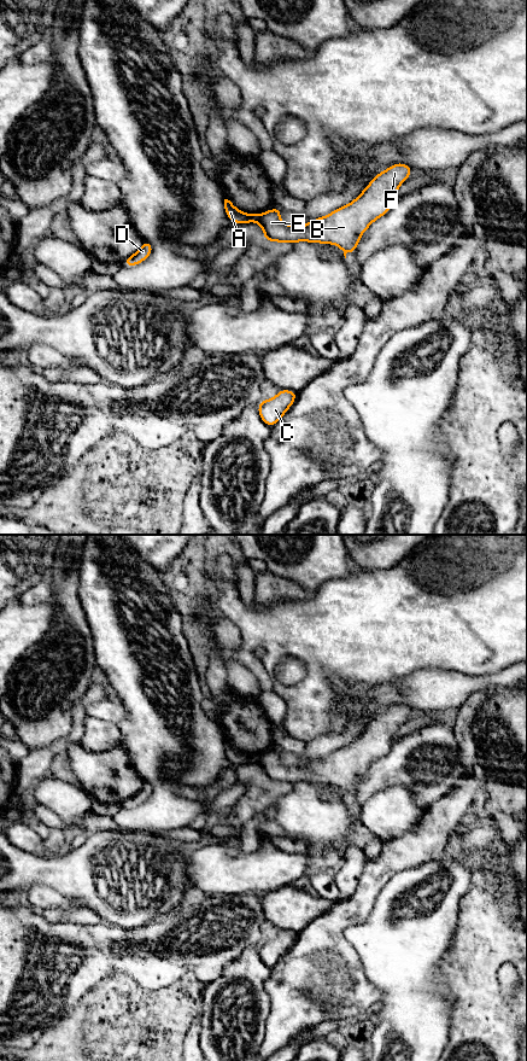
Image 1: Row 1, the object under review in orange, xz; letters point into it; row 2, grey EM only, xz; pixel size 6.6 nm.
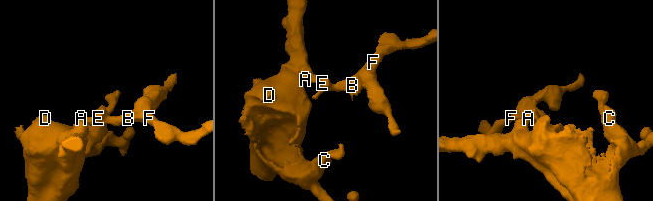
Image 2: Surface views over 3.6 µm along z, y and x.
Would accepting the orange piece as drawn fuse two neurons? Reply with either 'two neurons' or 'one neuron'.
two neurons

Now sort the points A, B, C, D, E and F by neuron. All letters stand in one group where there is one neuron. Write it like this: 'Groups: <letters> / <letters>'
Groups: A C D / B E F

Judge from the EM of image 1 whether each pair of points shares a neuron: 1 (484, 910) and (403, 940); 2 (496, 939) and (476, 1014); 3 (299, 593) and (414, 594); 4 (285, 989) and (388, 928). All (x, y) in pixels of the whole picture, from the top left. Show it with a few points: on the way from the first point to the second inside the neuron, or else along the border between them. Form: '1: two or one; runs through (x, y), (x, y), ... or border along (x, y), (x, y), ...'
1: two; border along (467, 893), (461, 898), (458, 919), (452, 933)
2: one; runs through (478, 957), (476, 996)
3: two; border along (310, 595), (302, 600), (281, 601)
4: two; border along (363, 921), (349, 926), (344, 937), (366, 974)

